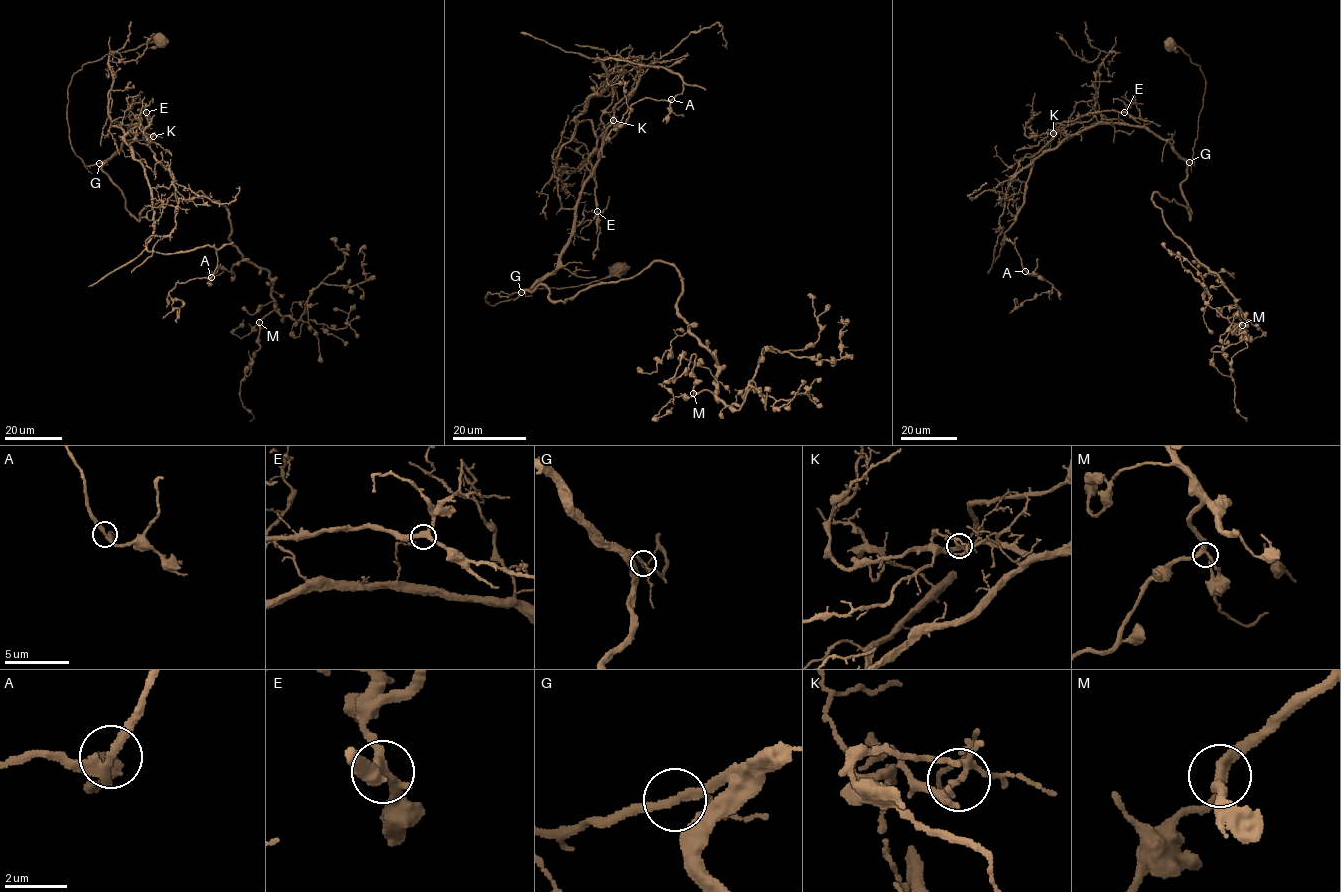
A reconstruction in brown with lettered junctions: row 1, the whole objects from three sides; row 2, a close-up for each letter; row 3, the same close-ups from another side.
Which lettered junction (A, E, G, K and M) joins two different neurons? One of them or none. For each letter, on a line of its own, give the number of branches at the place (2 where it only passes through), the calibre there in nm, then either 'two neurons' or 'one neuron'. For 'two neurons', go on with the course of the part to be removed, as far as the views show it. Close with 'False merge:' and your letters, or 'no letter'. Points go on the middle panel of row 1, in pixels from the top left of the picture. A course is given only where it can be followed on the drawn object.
A: 3 branches meet; 240 nm thick; one neuron
E: 3 branches meet; 280 nm thick; one neuron
G: 3 branches meet; 180 nm thick; one neuron
K: 5 branches meet; 170 nm thick; two neurons; foreign part runs (614, 120), (599, 138), (576, 117), (608, 83), (597, 59), (683, 86), (611, 129), (628, 82), (606, 78)
M: 3 branches meet; 260 nm thick; one neuron
False merge: K

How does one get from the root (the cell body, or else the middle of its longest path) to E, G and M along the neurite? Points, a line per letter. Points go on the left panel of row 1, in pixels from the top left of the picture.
E: (160, 41), (108, 53), (73, 75), (71, 148), (86, 166), (105, 162), (131, 126), (137, 96), (146, 112)
G: (160, 41), (108, 53), (87, 62), (73, 75), (67, 90), (70, 145), (86, 166), (99, 163)
M: (160, 41), (73, 75), (70, 145), (138, 220), (200, 191), (227, 208), (230, 241), (272, 280), (259, 322)

